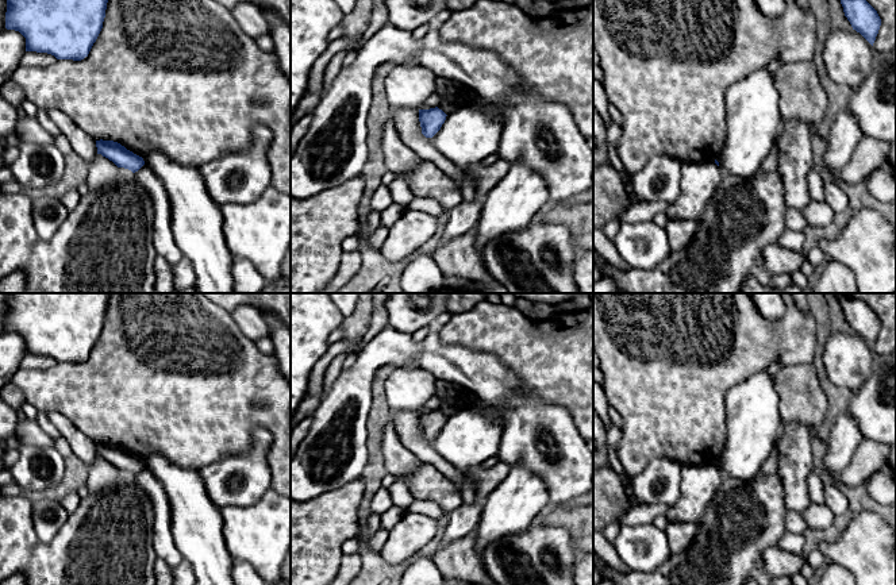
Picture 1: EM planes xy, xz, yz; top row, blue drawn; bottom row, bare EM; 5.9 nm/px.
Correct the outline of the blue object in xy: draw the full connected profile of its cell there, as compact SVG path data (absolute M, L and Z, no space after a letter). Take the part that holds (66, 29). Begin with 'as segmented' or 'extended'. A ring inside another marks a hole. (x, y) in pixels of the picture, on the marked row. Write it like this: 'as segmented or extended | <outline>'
as segmented | M7 0L5 28L26 38L26 51L47 53L57 59L88 57L105 18L108 0Z

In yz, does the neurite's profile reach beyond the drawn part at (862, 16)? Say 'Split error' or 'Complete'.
Complete

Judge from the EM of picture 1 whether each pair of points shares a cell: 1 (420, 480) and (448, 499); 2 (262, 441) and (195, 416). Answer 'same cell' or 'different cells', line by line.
1: same cell
2: different cells

